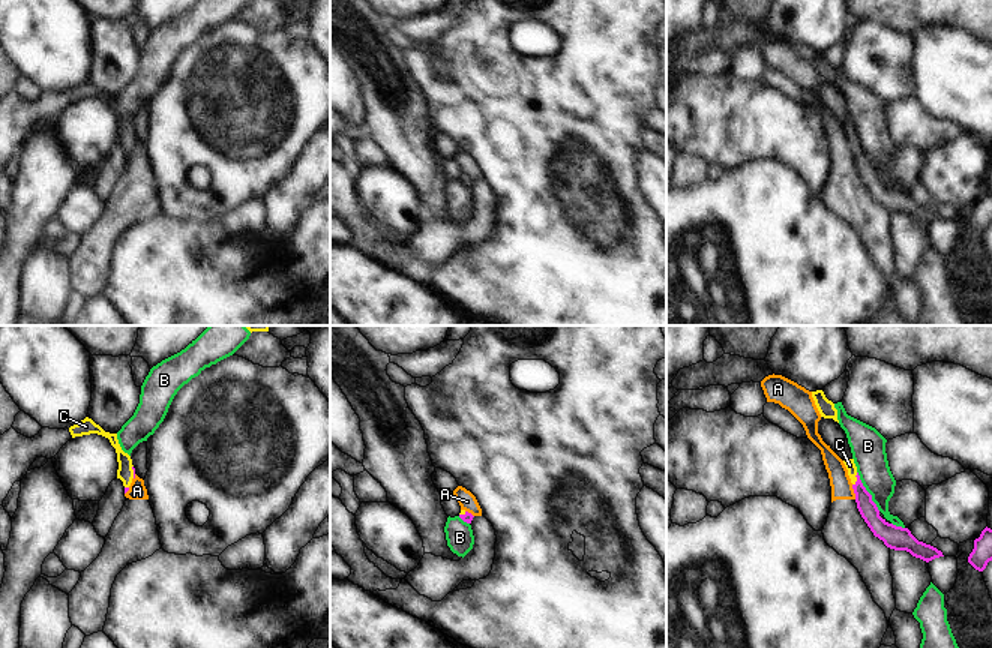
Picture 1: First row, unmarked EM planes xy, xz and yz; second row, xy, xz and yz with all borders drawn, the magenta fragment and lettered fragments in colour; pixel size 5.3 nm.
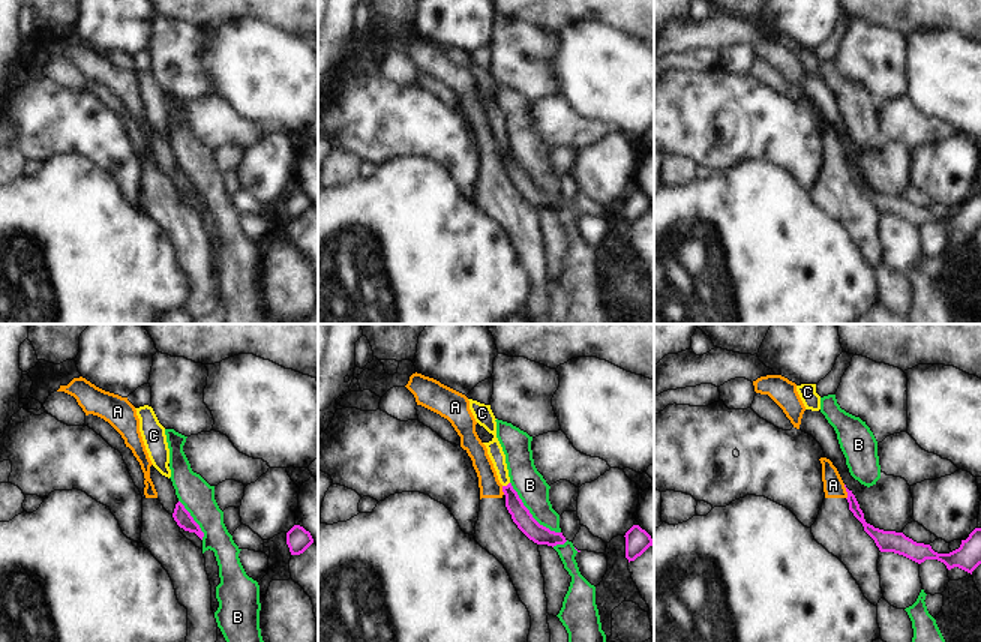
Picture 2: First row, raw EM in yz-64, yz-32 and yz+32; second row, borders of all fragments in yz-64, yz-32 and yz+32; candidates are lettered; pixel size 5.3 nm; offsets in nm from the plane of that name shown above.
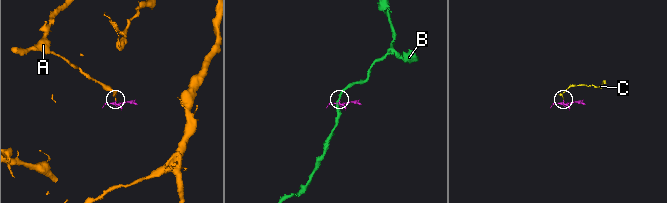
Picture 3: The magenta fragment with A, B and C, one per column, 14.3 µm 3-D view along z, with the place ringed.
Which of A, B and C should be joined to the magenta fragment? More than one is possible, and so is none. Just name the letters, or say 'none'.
C

